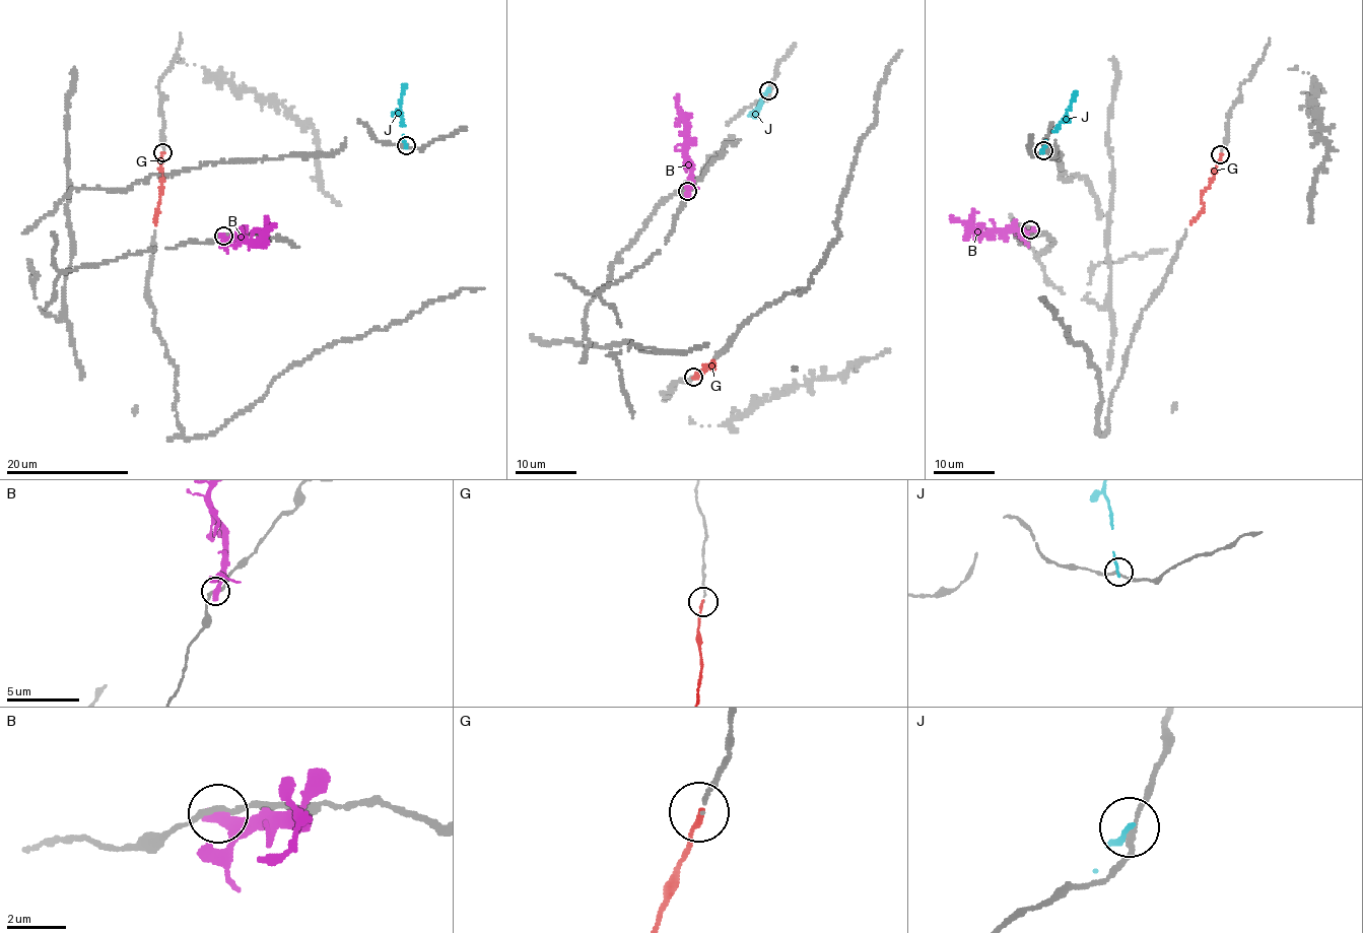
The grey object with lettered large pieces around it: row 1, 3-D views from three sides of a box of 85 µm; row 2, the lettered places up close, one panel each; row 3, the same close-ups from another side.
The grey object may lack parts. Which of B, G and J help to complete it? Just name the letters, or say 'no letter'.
G

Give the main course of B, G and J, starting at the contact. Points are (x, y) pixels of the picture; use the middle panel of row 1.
B: (687, 191), (691, 163), (684, 151), (687, 125), (677, 95)
G: (693, 377), (705, 370), (704, 365), (712, 368), (712, 360)
J: (769, 90), (751, 113)

